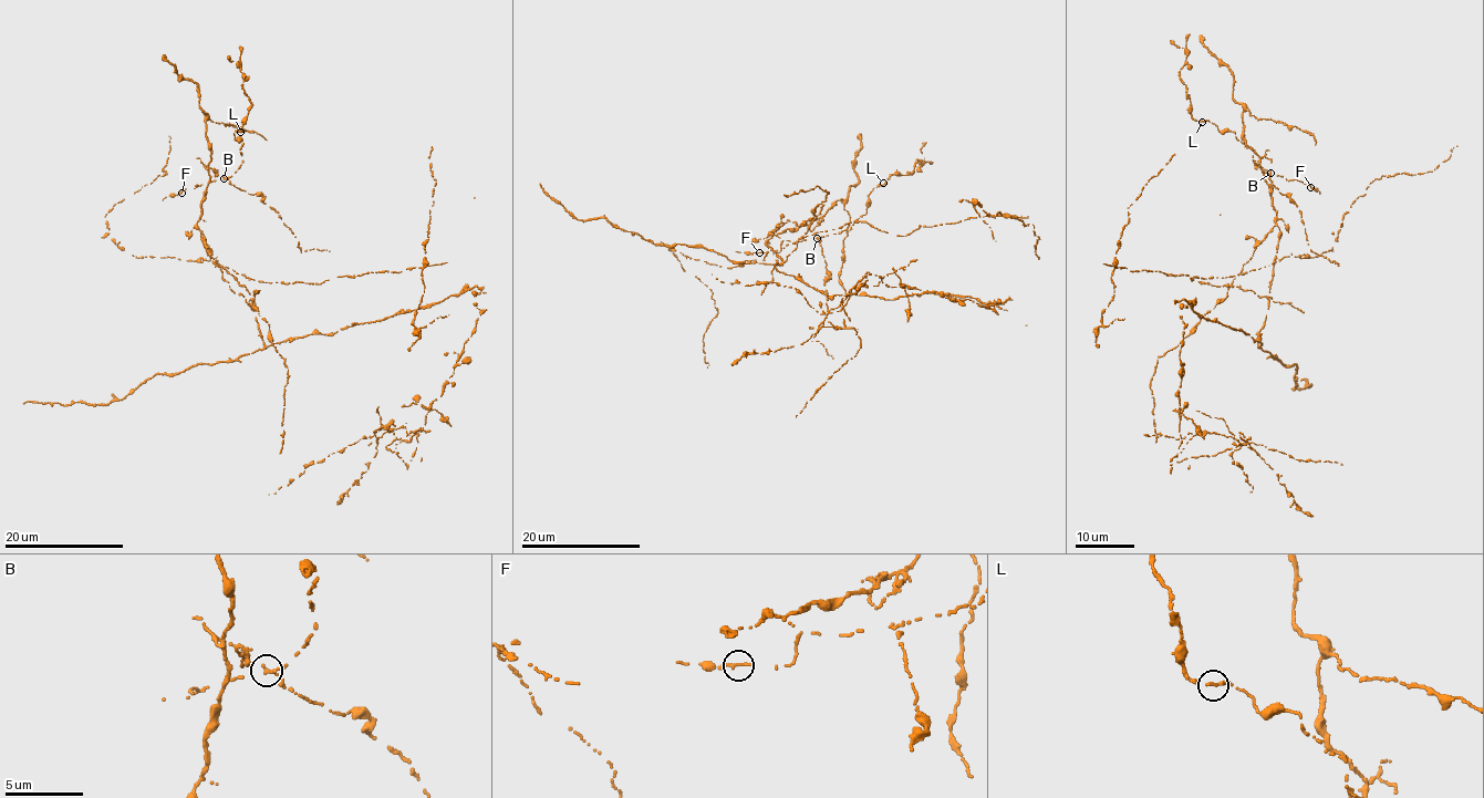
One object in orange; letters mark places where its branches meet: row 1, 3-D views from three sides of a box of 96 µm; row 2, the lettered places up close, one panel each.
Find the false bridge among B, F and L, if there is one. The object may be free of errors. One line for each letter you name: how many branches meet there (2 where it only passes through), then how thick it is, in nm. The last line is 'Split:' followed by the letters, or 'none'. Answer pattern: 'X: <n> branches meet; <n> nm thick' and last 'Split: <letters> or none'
B: 2 branches meet; 200 nm thick
Split: B

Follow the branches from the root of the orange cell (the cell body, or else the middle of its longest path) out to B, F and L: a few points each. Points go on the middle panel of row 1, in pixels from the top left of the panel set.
B: (828, 296), (778, 271), (776, 263), (781, 265), (782, 260), (765, 242), (770, 234), (810, 224), (818, 238)
F: (828, 296), (778, 271), (782, 260), (765, 242), (812, 224), (806, 239), (759, 252)
L: (828, 296), (778, 271), (782, 260), (765, 242), (810, 224), (818, 238), (850, 229), (883, 183)

